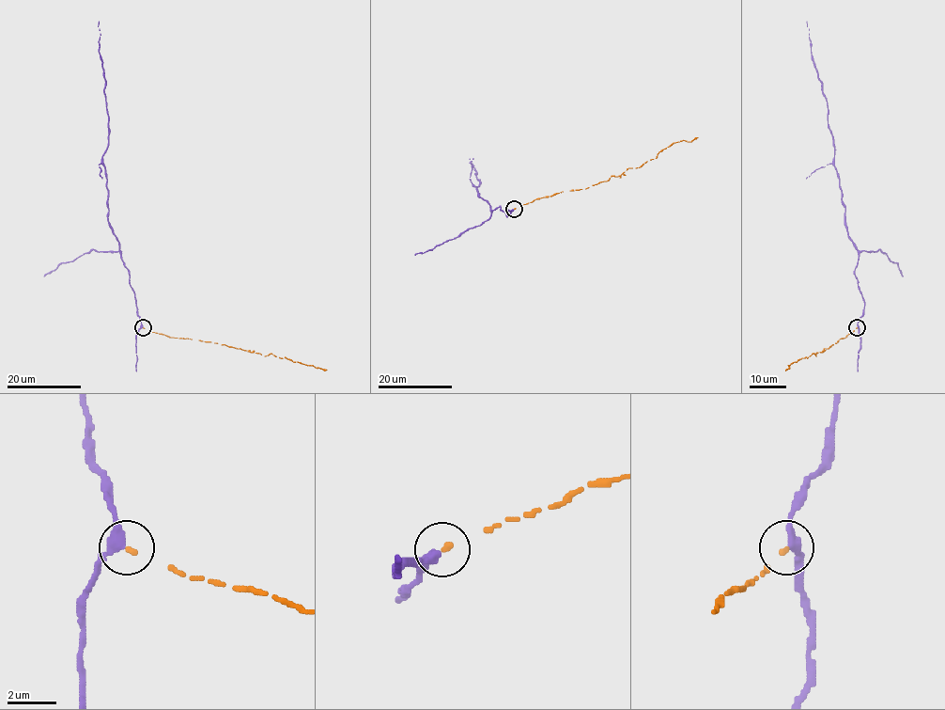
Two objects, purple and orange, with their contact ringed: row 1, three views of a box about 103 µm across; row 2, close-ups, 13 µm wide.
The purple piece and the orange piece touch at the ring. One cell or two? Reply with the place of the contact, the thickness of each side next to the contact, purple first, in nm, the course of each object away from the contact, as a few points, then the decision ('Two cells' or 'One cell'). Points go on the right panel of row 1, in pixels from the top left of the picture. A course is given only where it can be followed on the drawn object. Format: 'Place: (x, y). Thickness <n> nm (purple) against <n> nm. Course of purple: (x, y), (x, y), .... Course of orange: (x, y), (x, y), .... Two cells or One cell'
Place: (857, 327). Thickness 320 nm (purple) against 200 nm. Course of purple: (858, 327), (864, 299), (855, 275), (859, 251), (848, 235), (827, 101), (811, 52), (807, 21). Course of orange: (857, 327), (815, 353), (815, 356), (813, 354), (801, 358), (785, 370). One cell

